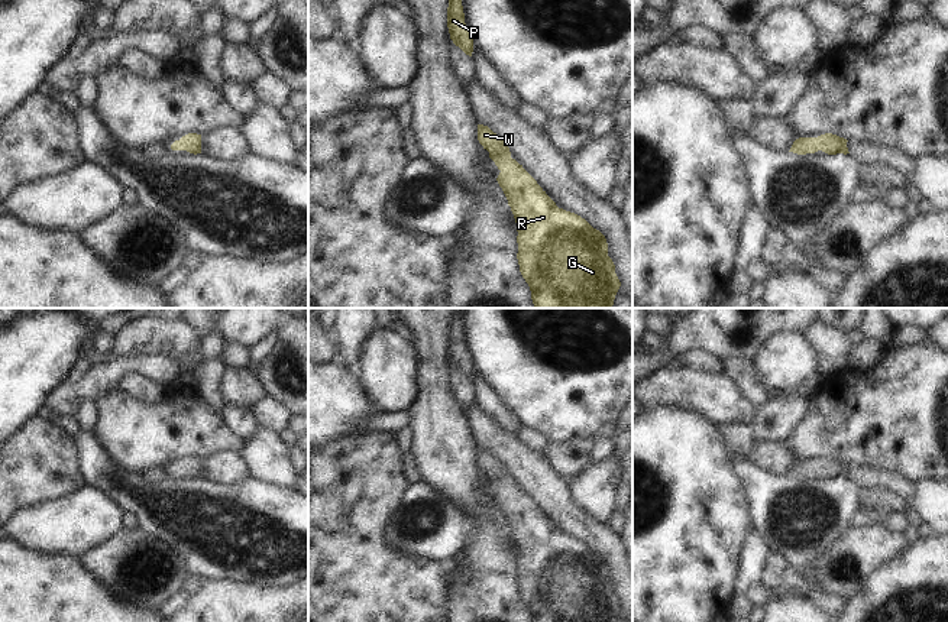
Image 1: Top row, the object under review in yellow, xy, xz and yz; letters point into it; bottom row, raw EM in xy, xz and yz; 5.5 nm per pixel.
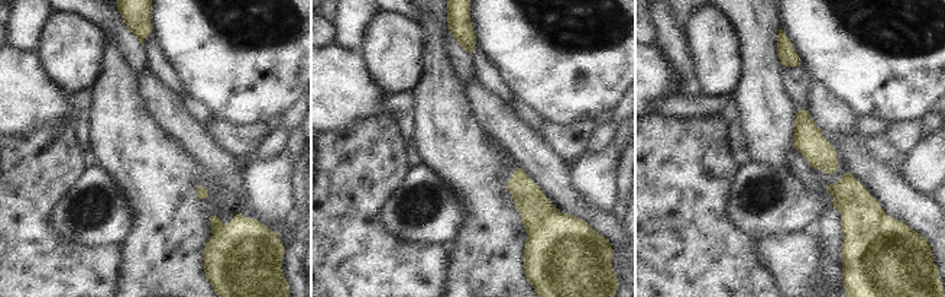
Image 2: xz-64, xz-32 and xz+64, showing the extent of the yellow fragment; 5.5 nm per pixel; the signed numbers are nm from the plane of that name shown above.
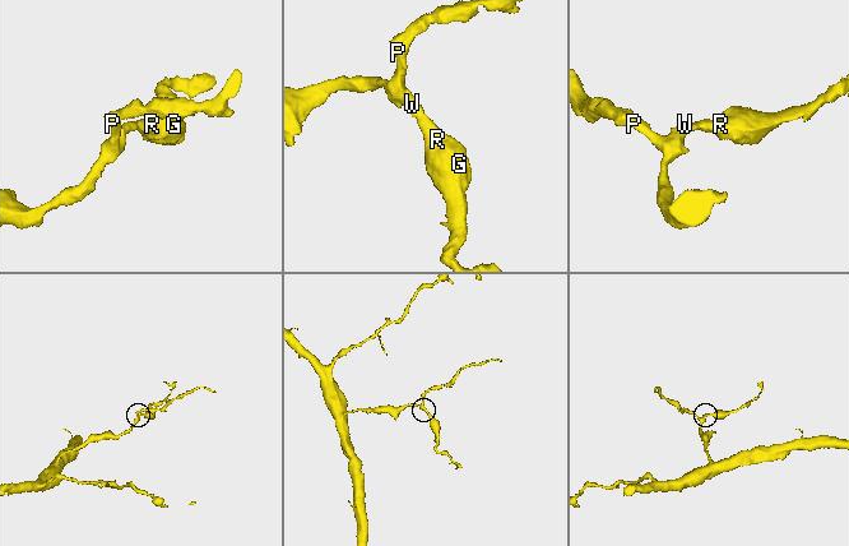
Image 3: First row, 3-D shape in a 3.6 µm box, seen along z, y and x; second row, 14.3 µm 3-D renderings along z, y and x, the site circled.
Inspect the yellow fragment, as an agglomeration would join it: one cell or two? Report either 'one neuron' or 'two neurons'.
one neuron

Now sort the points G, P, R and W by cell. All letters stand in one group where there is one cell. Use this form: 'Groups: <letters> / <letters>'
Groups: G P R W

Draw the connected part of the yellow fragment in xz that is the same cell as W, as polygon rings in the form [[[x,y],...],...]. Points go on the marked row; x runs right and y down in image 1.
[[[478,124],[478,140],[501,171],[496,181],[517,223],[517,259],[534,307],[612,308],[621,282],[608,256],[605,236],[580,216],[559,208],[522,165],[511,158],[509,148],[488,126]]]

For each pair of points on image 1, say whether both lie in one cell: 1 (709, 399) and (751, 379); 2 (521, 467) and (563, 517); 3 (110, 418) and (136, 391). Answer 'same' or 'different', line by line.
1: different
2: same
3: different

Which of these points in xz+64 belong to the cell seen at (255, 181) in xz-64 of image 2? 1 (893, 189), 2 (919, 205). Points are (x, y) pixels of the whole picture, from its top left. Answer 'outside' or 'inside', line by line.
1: outside
2: outside

